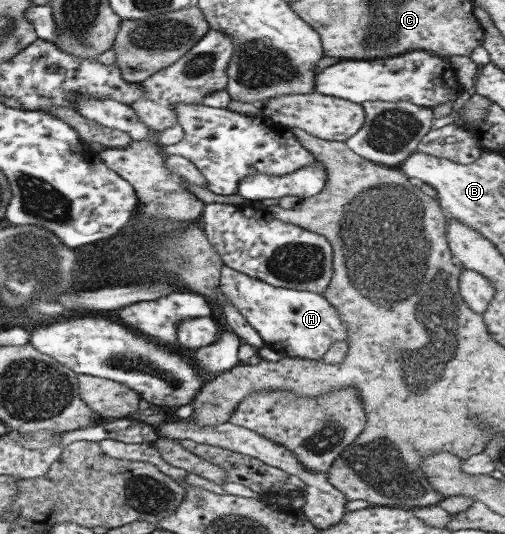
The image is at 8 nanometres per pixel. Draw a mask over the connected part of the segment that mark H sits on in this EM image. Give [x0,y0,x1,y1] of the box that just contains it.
[220,265,348,362]

